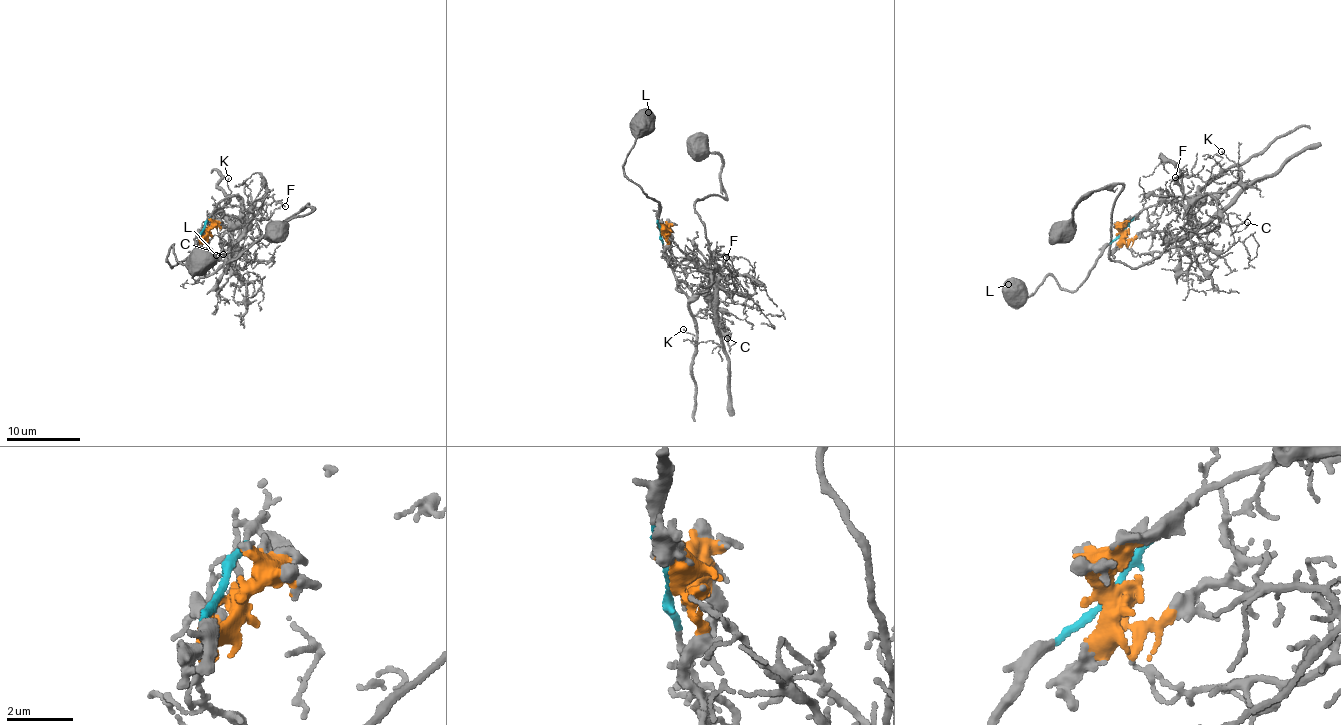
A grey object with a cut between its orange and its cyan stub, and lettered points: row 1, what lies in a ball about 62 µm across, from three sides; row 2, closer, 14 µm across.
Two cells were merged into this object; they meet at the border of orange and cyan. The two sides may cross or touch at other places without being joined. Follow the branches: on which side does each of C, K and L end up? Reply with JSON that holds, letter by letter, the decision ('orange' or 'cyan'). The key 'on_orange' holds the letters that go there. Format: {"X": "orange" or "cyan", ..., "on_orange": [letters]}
{"C": "orange", "K": "cyan", "L": "cyan", "on_orange": ["C"]}

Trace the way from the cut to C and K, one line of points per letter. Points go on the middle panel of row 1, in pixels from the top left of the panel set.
C: (661, 235), (677, 245), (697, 266), (712, 272), (721, 316), (719, 324), (730, 328), (731, 333), (727, 338)
K: (661, 233), (659, 237), (664, 252), (686, 295), (696, 336), (682, 329)

